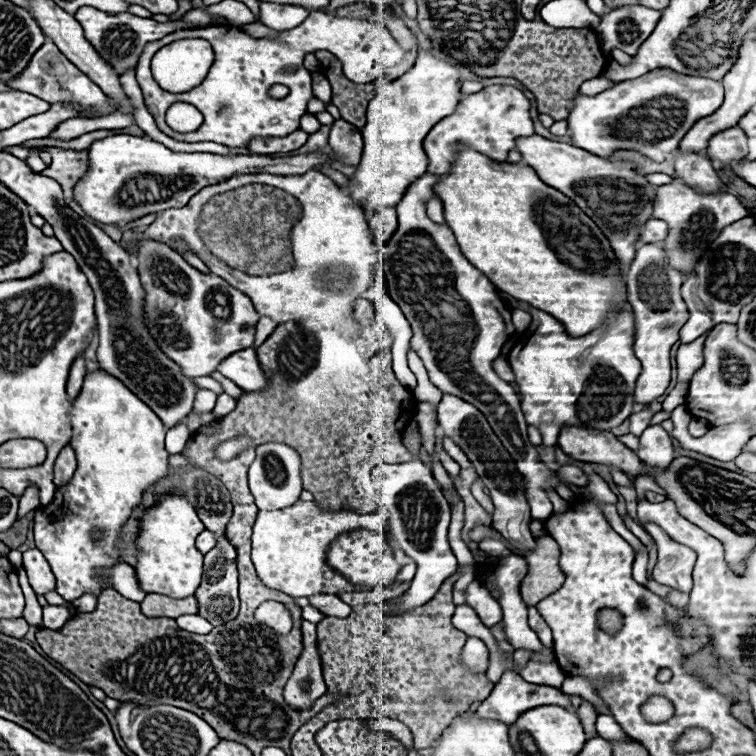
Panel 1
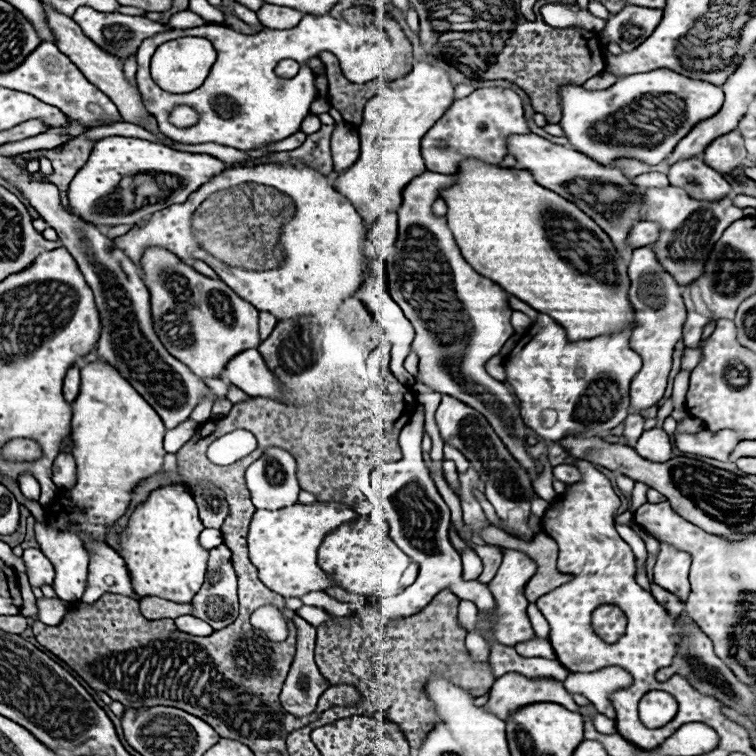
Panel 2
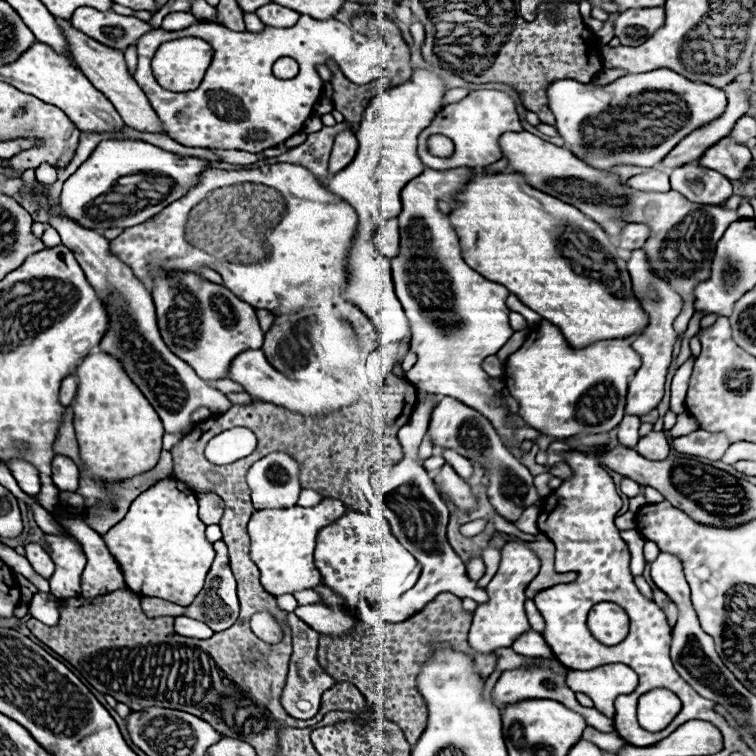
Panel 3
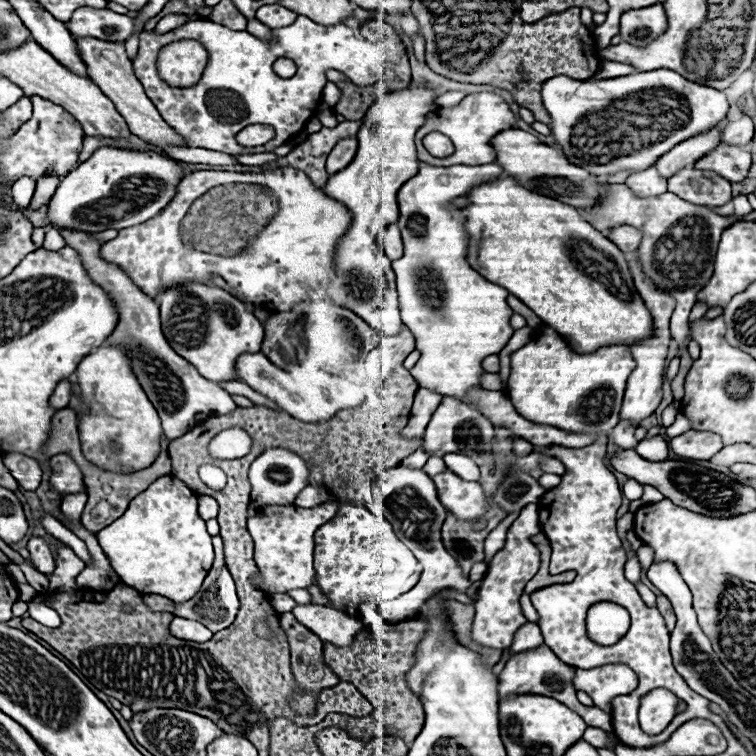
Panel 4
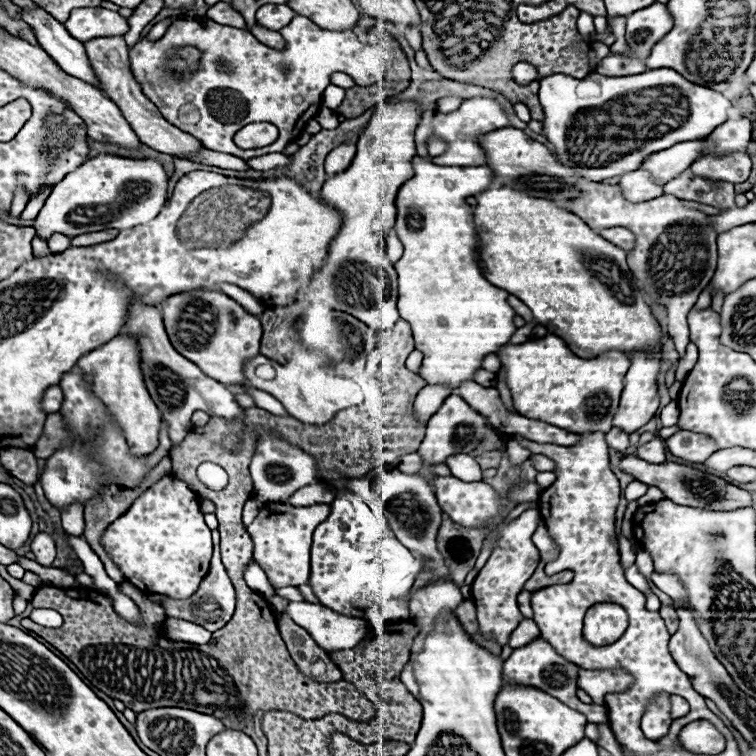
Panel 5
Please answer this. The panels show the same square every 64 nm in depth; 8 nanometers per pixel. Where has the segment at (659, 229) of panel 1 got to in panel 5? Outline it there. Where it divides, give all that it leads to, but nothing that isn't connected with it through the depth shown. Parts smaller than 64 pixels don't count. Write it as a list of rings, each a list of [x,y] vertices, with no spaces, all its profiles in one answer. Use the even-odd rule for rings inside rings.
[[[606,228],[600,232],[600,236],[610,240],[614,246],[618,246],[626,252],[630,252],[634,248],[634,240],[636,240],[636,236],[628,228]]]

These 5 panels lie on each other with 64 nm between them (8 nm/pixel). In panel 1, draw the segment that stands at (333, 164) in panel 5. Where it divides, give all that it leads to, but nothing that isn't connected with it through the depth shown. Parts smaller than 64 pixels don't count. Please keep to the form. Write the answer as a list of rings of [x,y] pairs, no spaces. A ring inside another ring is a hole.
[[[334,120],[330,130],[330,148],[342,164],[358,164],[362,156],[362,132],[346,120]]]

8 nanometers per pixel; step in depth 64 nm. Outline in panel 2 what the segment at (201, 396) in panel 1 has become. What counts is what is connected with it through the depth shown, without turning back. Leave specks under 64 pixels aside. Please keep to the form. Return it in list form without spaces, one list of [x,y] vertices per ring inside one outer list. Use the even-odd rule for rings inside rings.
[[[203,399],[192,411],[190,419],[198,423],[203,423],[212,416],[213,402],[208,399]]]

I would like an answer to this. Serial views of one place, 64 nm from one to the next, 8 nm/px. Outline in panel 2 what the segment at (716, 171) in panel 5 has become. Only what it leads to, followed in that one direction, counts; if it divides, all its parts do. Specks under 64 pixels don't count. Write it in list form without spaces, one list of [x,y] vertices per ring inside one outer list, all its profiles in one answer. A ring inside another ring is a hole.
[[[732,130],[732,132],[712,140],[704,152],[706,164],[710,164],[710,168],[714,168],[722,174],[728,174],[728,172],[740,168],[744,158],[746,158],[744,138],[740,136],[738,130]]]

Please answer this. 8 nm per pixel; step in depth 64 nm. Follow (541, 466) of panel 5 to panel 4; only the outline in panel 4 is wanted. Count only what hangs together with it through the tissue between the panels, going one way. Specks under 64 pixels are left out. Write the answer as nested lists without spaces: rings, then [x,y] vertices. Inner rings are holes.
[[[552,458],[552,460],[542,460],[540,464],[542,464],[542,470],[548,472],[548,474],[558,474],[558,476],[562,476],[562,474],[566,472],[564,464],[562,464],[560,460],[556,460],[556,458]]]

